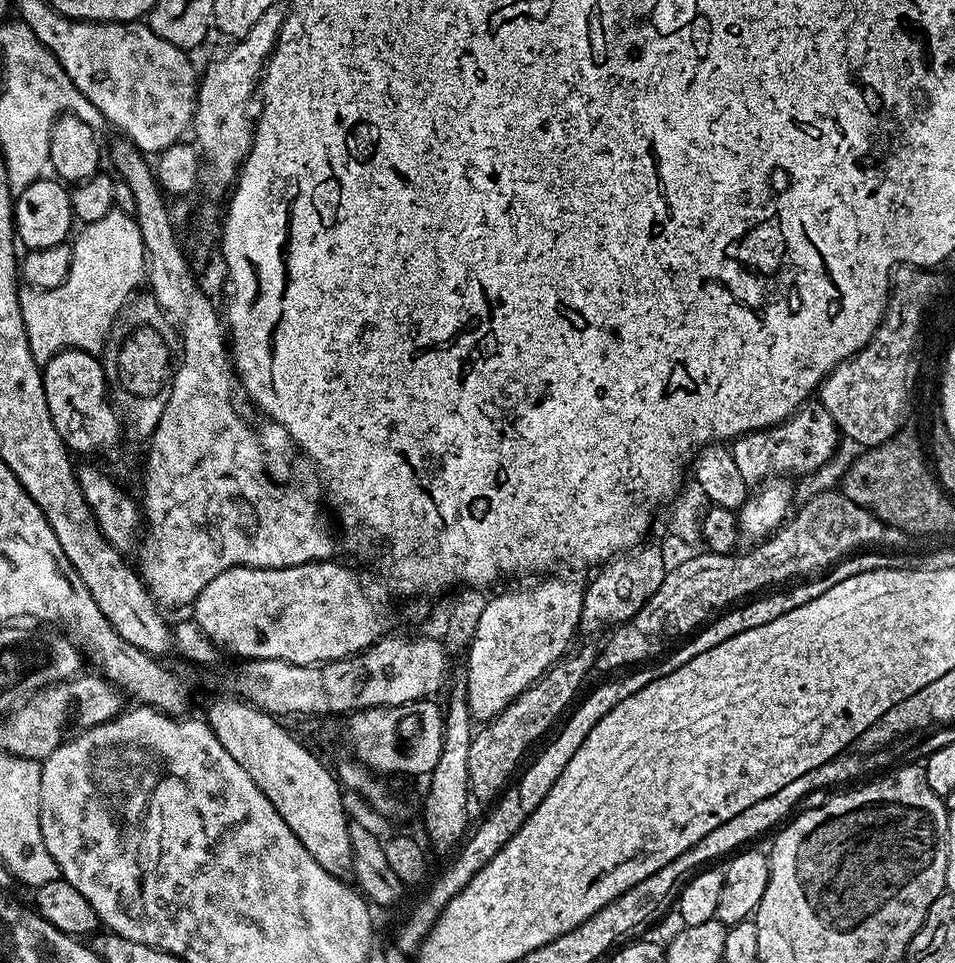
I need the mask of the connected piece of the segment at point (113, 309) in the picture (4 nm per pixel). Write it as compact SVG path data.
M112 211L98 222L79 229L71 241L72 261L62 286L50 290L19 289L22 322L30 344L30 354L43 366L67 348L100 354L108 341L110 330L124 305L146 280L146 257L140 227L135 216Z

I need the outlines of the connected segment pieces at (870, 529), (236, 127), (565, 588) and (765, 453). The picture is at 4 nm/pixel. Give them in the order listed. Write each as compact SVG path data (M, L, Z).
M838 494L825 504L822 501L820 498L807 501L804 509L781 524L775 535L753 547L756 548L753 551L741 551L744 560L738 554L704 550L701 556L692 556L682 561L676 569L668 570L658 592L638 610L638 614L611 629L612 637L605 642L604 649L601 647L596 653L595 671L612 674L625 666L651 662L669 651L675 636L684 638L695 633L713 614L771 589L771 584L780 584L783 580L795 581L795 576L803 572L816 574L827 570L837 563L838 558L865 546L888 550L892 548L891 544L900 548L906 541L905 529L884 523L870 508L852 502L845 494Z
M273 6L250 26L250 30L245 36L239 37L235 41L233 48L228 48L212 65L209 66L198 80L196 89L196 113L192 115L191 135L196 135L194 139L195 147L199 151L200 175L198 188L204 191L210 199L216 200L220 195L236 183L237 176L240 175L240 167L244 165L244 159L248 157L248 152L252 148L252 134L254 131L253 113L248 113L248 107L253 107L254 97L258 92L260 78L264 74L264 65L268 63L269 56L276 51L276 39L280 33L280 27L286 15L285 9L280 6Z
M540 578L537 584L532 584L529 588L516 588L513 592L504 592L501 596L496 596L485 603L482 614L478 618L478 626L474 630L473 644L469 648L468 652L468 670L469 670L469 696L468 704L469 710L473 717L477 721L487 722L493 720L499 712L506 710L506 706L510 706L510 702L514 702L514 698L518 694L522 694L526 689L530 687L536 680L541 680L548 669L553 664L558 663L564 655L573 647L574 641L572 639L578 636L578 629L580 626L580 615L582 614L583 596L585 591L585 585L575 584L572 580L544 580L548 578Z
M809 402L772 428L750 432L747 436L737 436L731 441L730 447L742 478L746 478L749 486L755 486L773 474L805 474L818 471L836 452L837 443L838 429L826 406L819 402Z

